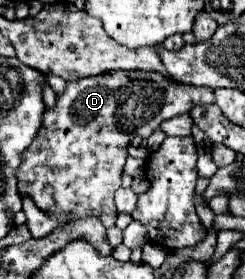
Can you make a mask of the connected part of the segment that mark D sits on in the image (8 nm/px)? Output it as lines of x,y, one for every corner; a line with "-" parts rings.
114,70
114,72
104,72
104,74
98,74
94,78
82,78
82,80
76,80
76,82
68,82
66,90
58,96
56,100
56,108
54,110
46,110
46,116
44,116
44,122
42,122
42,128
38,130
38,136
34,138
34,144
30,144
30,148
24,152
22,156
22,166
18,168
18,192
22,196
30,196
36,206
40,210
44,210
50,218
54,220
60,220
60,222
72,222
72,220
78,220
82,216
98,216
102,220
102,224
106,228
112,228
114,222
116,222
116,206
114,206
114,192
120,188
120,176
122,176
122,168
124,168
124,162
128,158
128,152
126,152
126,146
130,144
132,140
132,134
136,132
136,136
142,136
142,138
148,138
164,120
170,120
174,116
180,116
180,114
188,114
192,112
192,108
196,104
212,104
214,102
214,96
212,96
212,88
202,88
202,86
192,86
192,84
182,84
182,82
172,82
168,80
166,76
162,76
160,72
136,72
136,78
132,78
130,74
134,72
124,72
124,70

